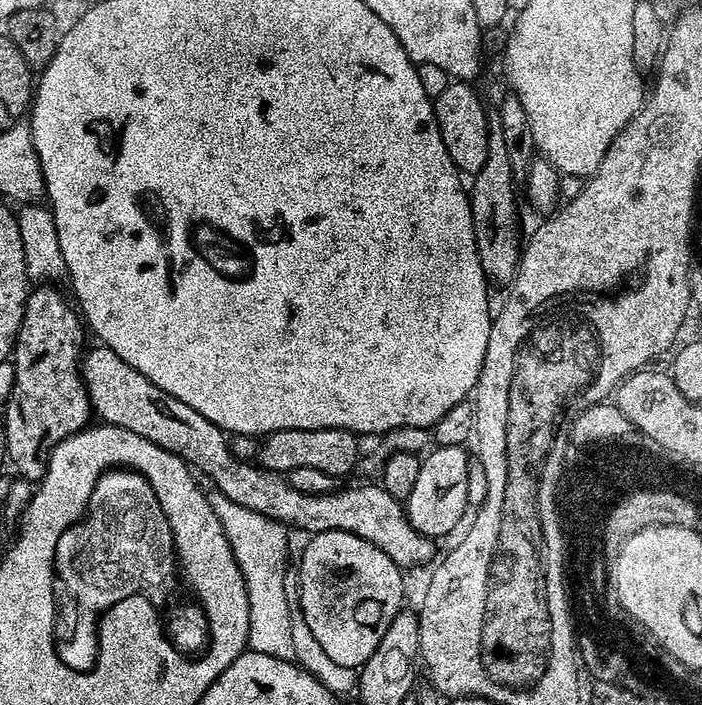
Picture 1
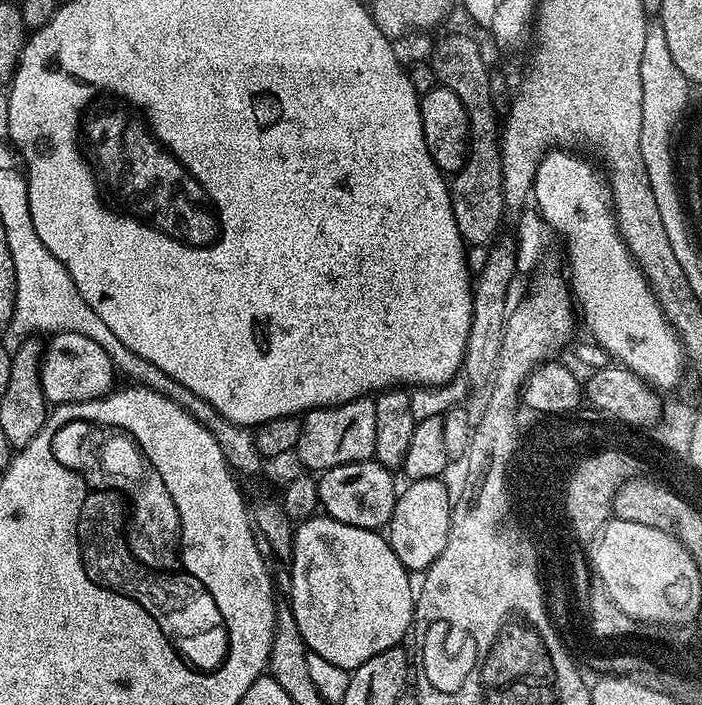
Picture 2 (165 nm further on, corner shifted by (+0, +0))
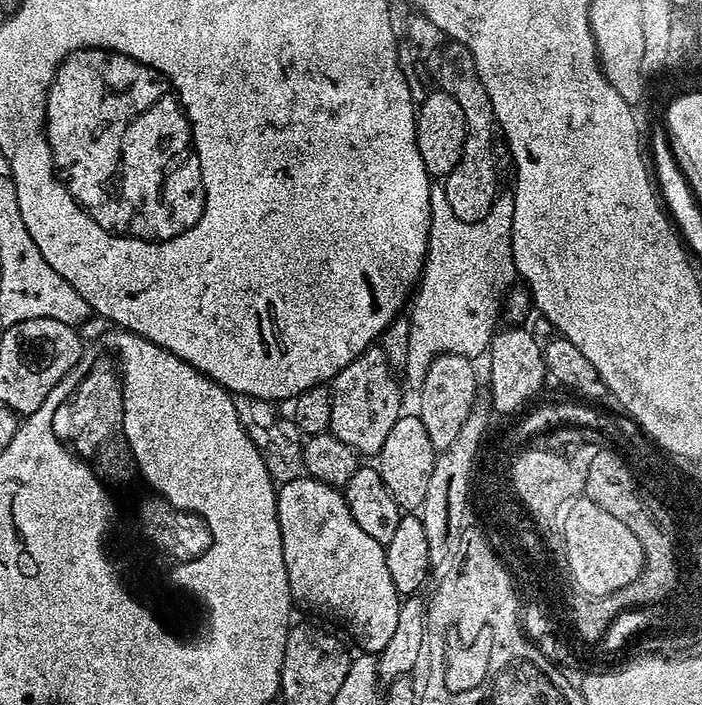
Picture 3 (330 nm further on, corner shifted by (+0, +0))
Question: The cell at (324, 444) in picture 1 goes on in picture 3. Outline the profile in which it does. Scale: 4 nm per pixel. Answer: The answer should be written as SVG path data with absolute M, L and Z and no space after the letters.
M380 346L367 348L362 354L358 354L358 358L354 358L354 362L350 362L350 366L346 366L330 382L332 405L328 432L361 457L379 457L382 442L386 442L394 422L398 422L402 415L401 381L396 381L395 378L397 377L388 367L386 354Z

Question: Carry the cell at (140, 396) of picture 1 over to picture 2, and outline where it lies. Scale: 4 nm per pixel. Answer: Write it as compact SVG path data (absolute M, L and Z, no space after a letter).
M57 332L49 340L52 341L50 341L49 344L45 343L43 345L42 355L40 357L40 385L42 386L42 394L48 399L49 405L70 404L77 400L102 400L109 392L113 391L115 384L112 383L115 382L116 378L118 379L118 371L115 365L112 364L109 355L107 355L105 350L102 350L93 339L83 337L81 334L76 333Z

